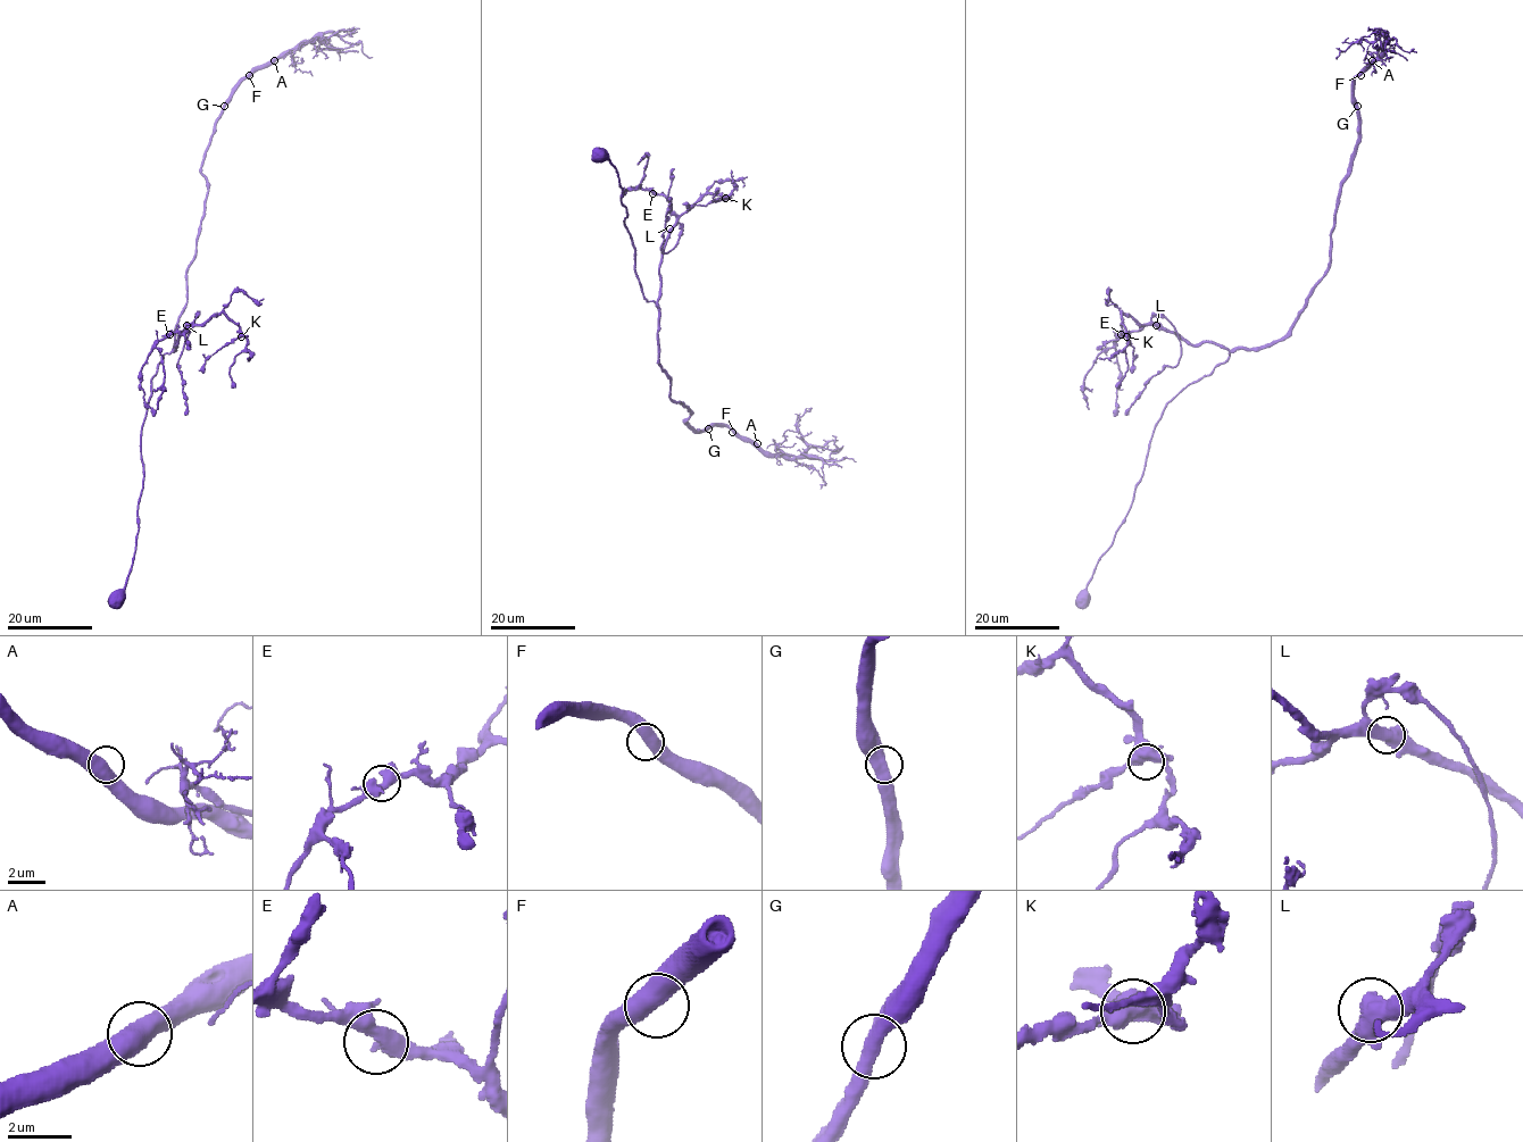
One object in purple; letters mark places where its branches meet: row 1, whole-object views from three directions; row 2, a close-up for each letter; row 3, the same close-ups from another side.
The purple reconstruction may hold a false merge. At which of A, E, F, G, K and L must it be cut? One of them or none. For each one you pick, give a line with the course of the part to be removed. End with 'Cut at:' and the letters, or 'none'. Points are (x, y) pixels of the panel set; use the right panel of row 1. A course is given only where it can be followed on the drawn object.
Cut at: none

